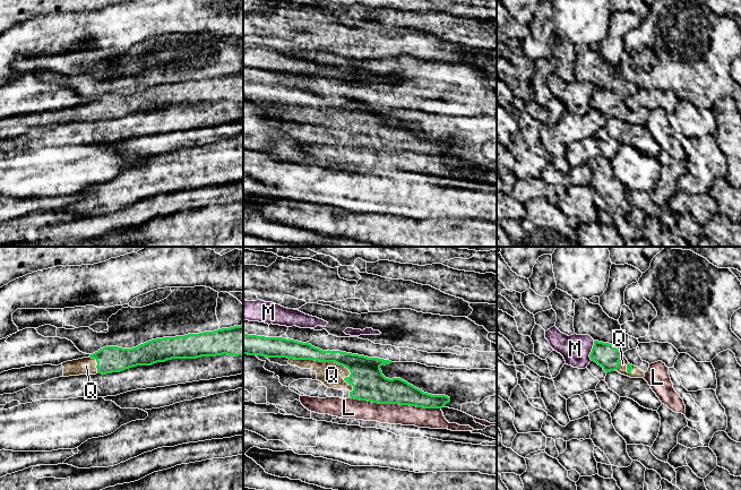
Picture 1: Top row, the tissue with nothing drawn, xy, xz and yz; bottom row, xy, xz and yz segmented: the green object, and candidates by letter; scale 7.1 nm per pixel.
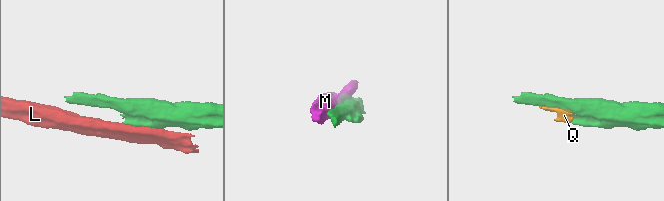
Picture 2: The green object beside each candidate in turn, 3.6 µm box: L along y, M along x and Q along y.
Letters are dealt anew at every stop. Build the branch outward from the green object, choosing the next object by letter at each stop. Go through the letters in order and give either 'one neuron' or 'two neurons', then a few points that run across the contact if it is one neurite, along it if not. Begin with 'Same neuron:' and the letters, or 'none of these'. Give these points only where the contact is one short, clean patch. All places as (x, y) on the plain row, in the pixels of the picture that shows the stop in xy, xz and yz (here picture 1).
Same neuron: Q
L: two neurons
M: two neurons
Q: one neuron

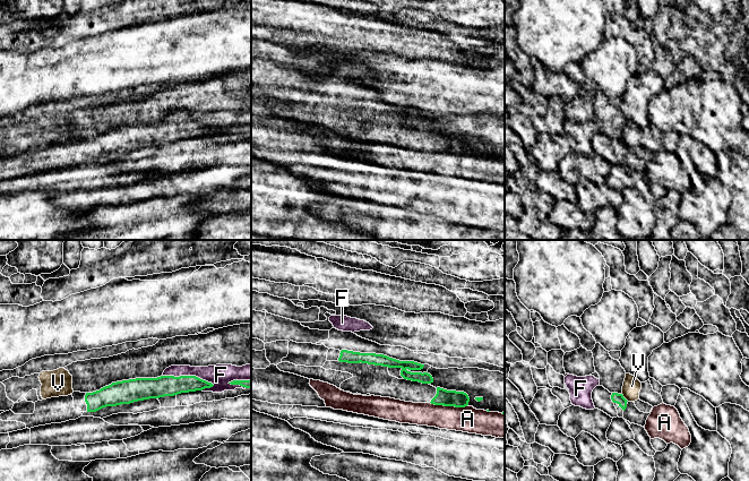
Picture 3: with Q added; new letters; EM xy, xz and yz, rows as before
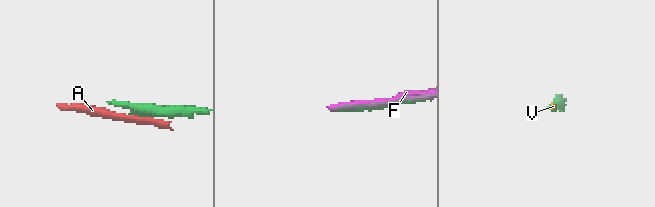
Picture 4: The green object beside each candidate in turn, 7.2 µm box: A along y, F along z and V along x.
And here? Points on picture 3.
Same neuron: none of these
A: two neurons
F: two neurons
V: two neurons; line yz (621, 140), (628, 147)

